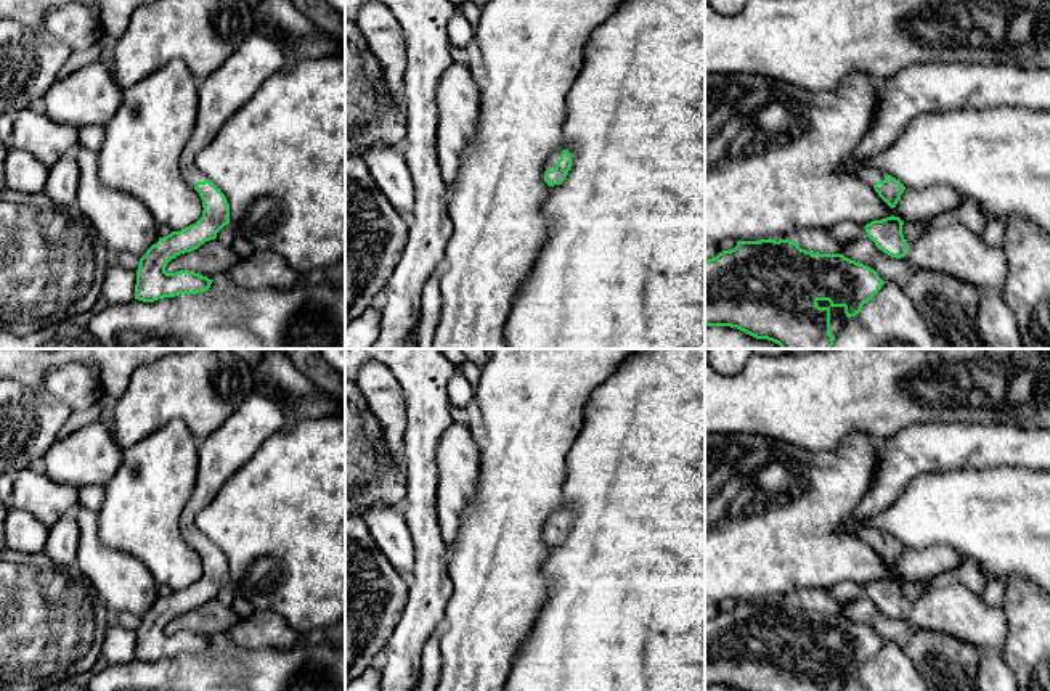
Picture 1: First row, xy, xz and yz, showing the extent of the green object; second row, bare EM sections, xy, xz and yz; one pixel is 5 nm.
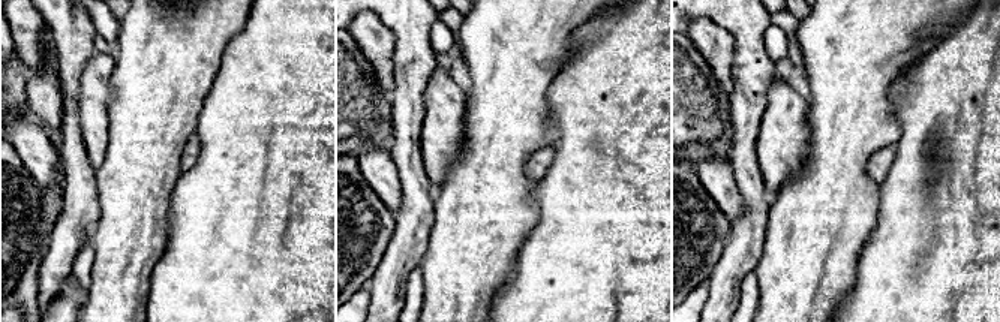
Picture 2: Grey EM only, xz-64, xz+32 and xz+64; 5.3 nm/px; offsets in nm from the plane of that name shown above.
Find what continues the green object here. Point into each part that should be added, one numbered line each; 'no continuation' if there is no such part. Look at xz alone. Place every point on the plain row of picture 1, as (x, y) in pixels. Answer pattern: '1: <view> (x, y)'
1: xz (551, 523)

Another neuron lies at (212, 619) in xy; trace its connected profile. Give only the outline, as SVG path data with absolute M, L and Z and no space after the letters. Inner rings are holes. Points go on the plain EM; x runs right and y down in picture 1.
M217 598L206 601L197 609L172 619L165 632L175 633L189 630L209 640L225 638L225 633L236 624L238 614L233 607L223 606Z

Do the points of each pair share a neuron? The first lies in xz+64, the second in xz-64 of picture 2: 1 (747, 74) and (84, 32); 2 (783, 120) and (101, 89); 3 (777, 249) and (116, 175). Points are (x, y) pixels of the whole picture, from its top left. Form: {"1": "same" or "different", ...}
{"1": "same", "2": "same", "3": "same"}

